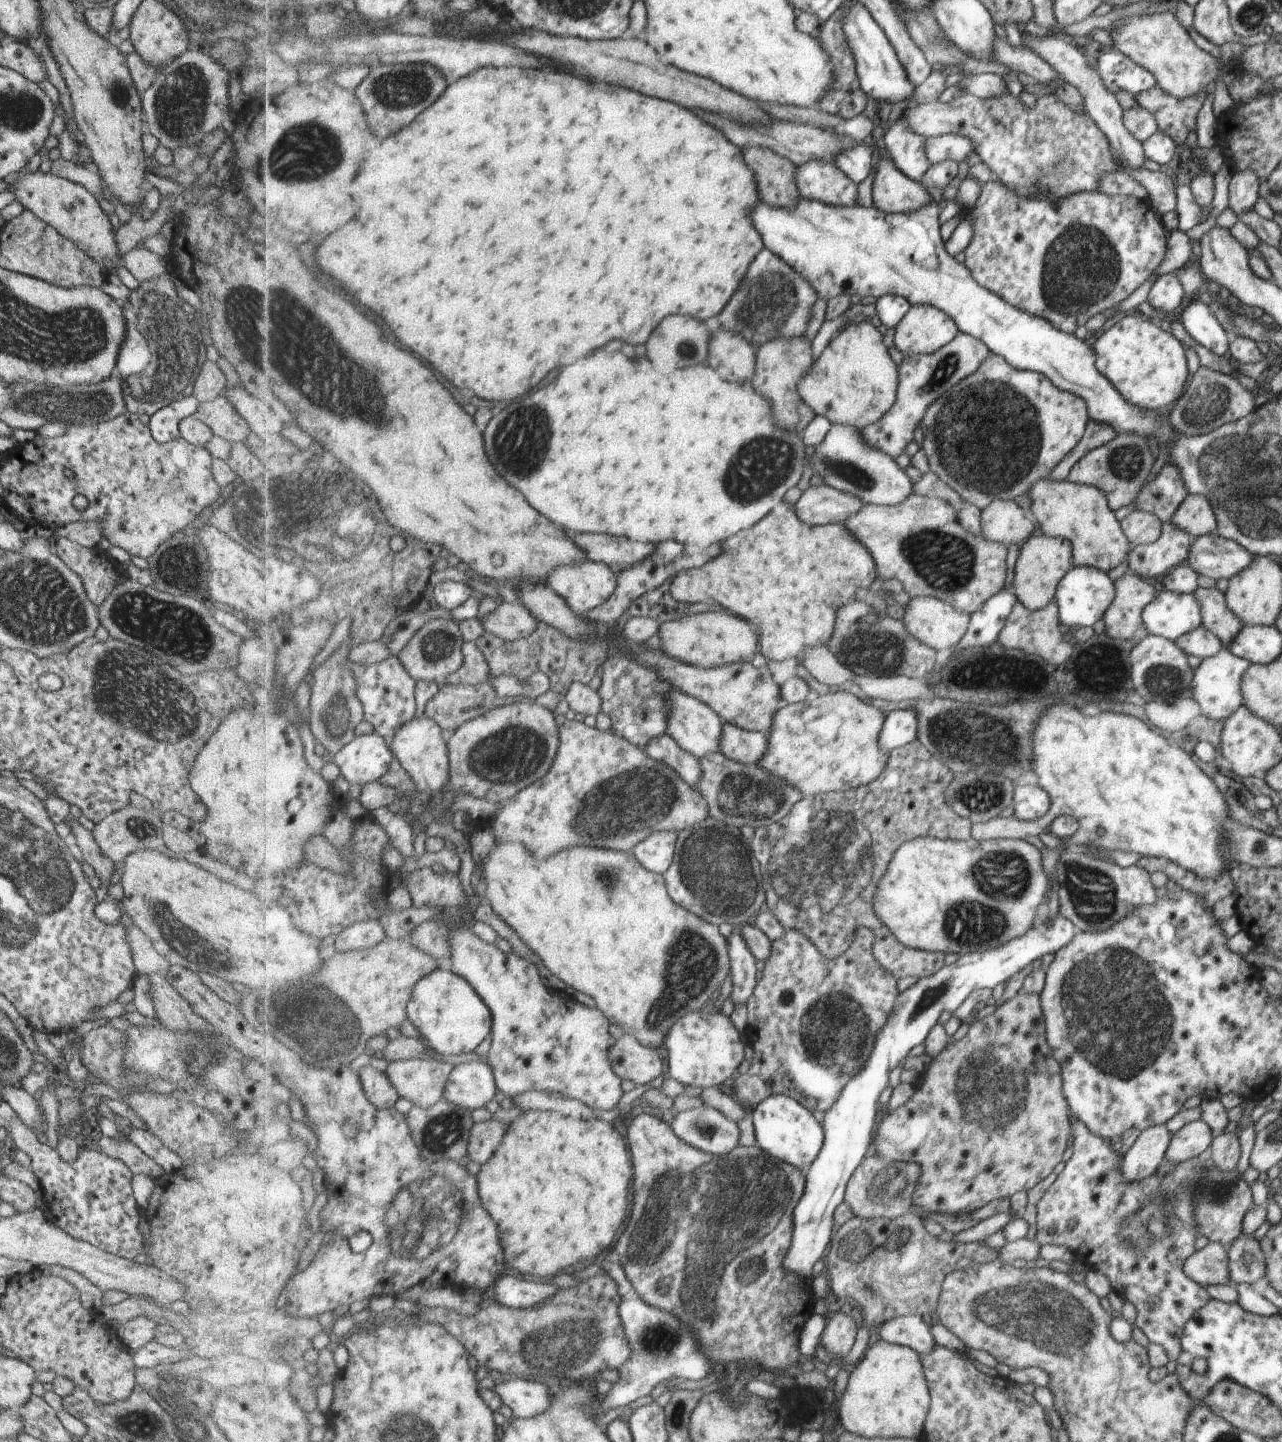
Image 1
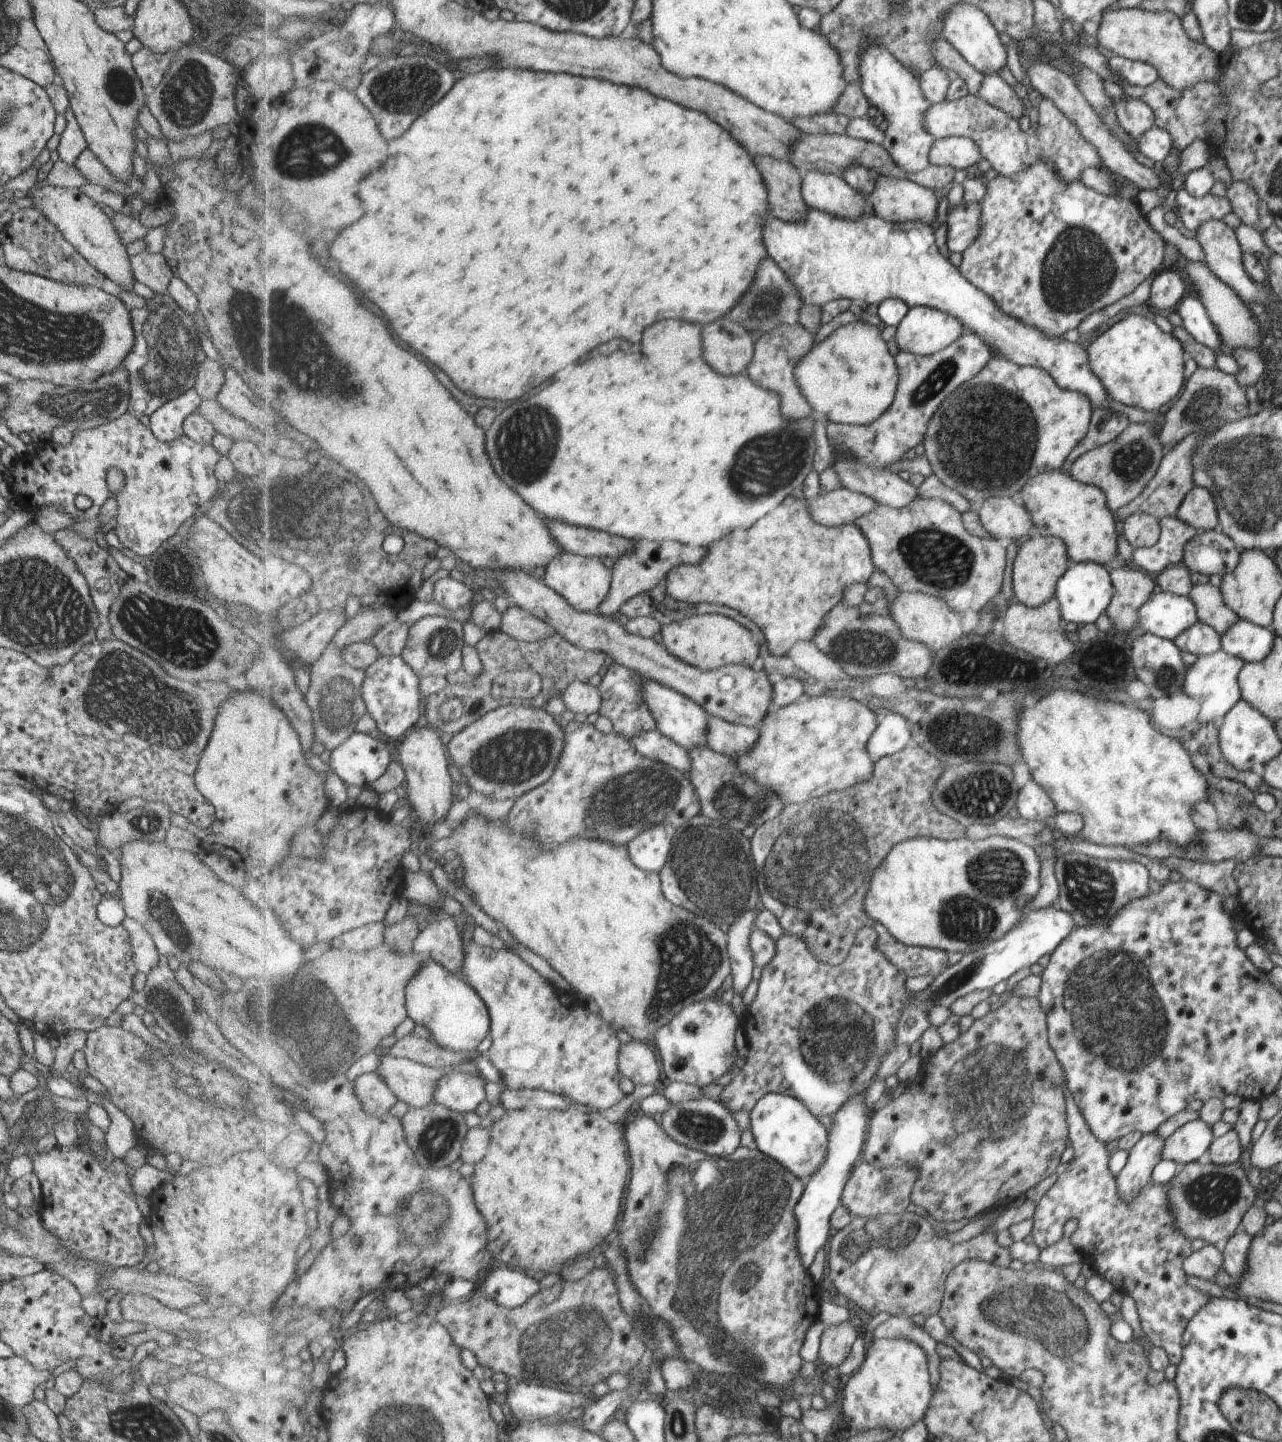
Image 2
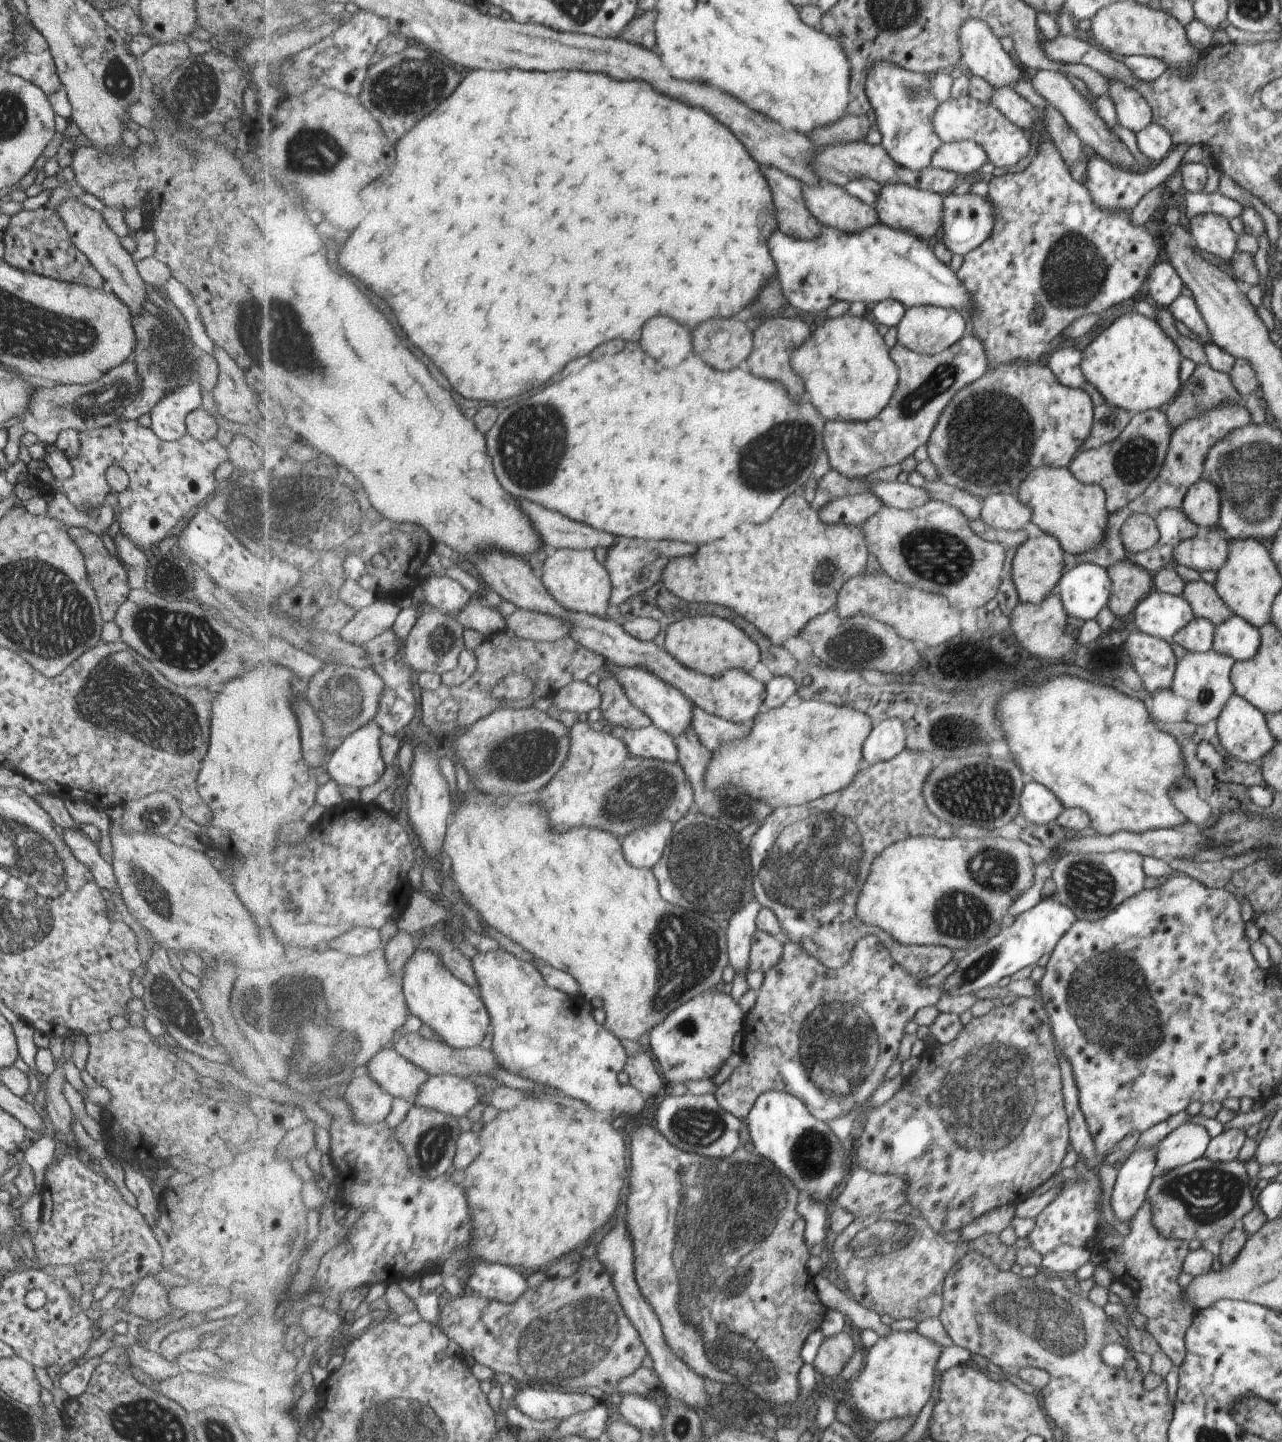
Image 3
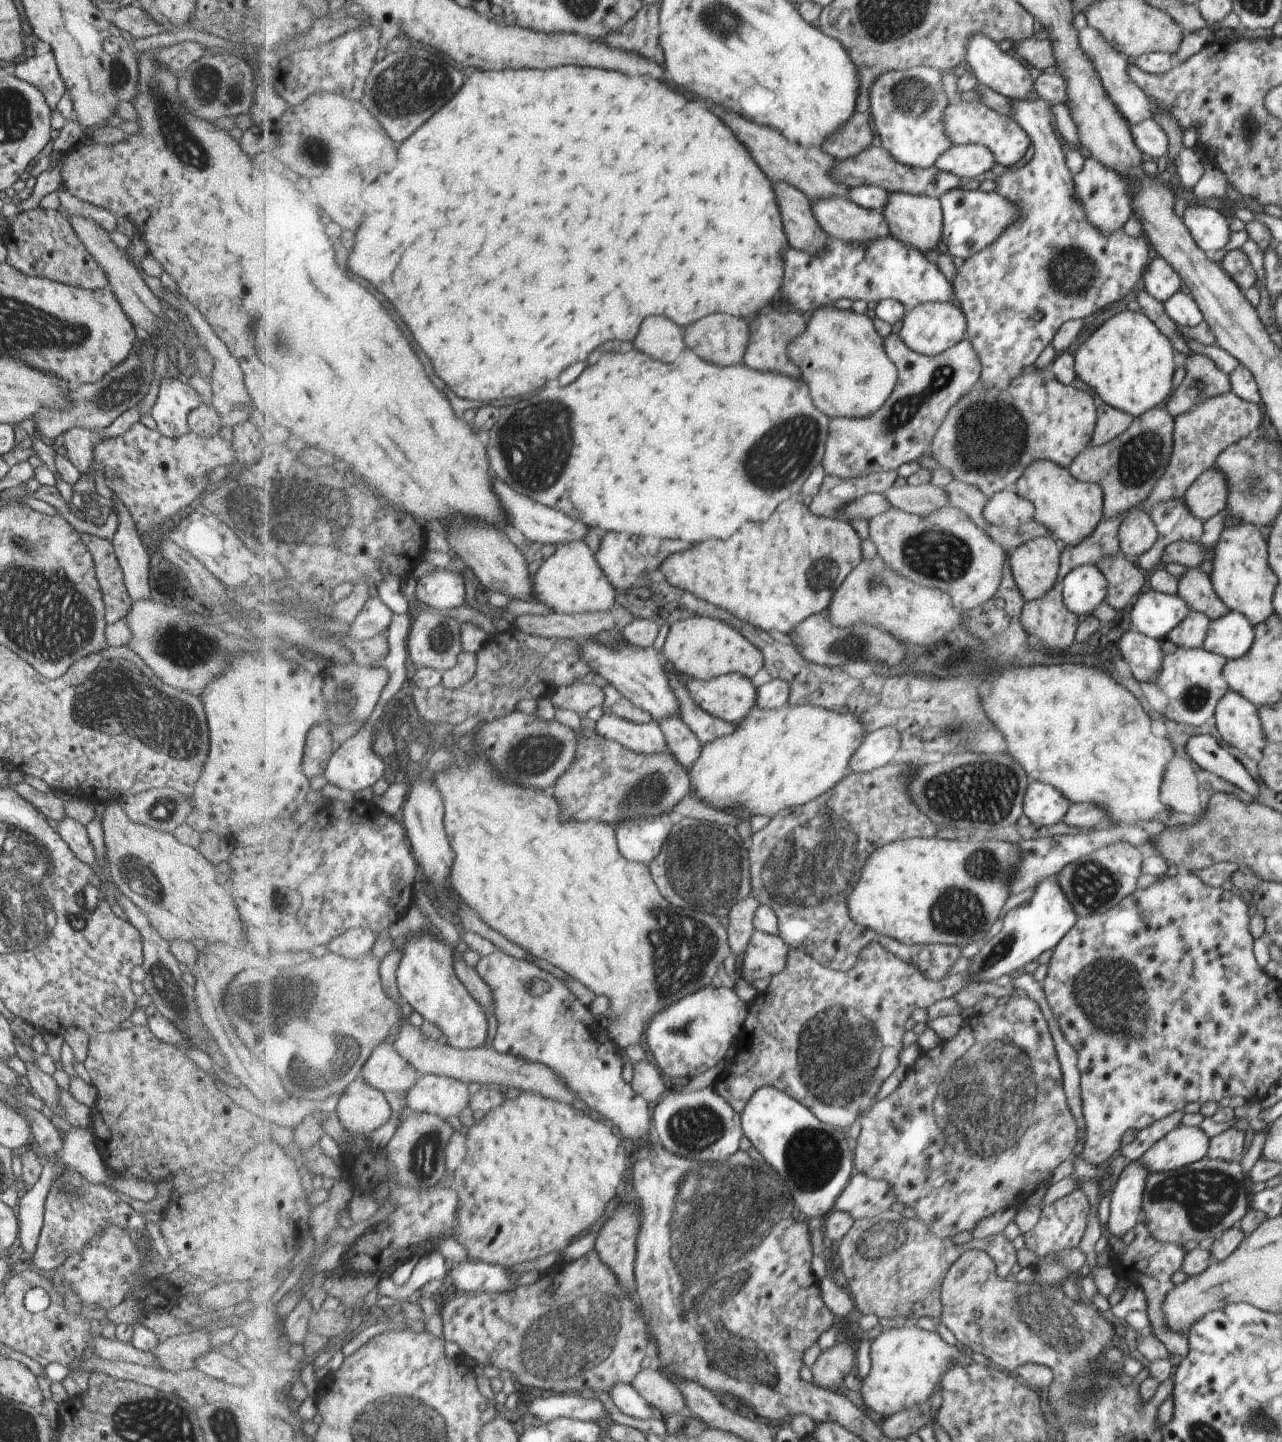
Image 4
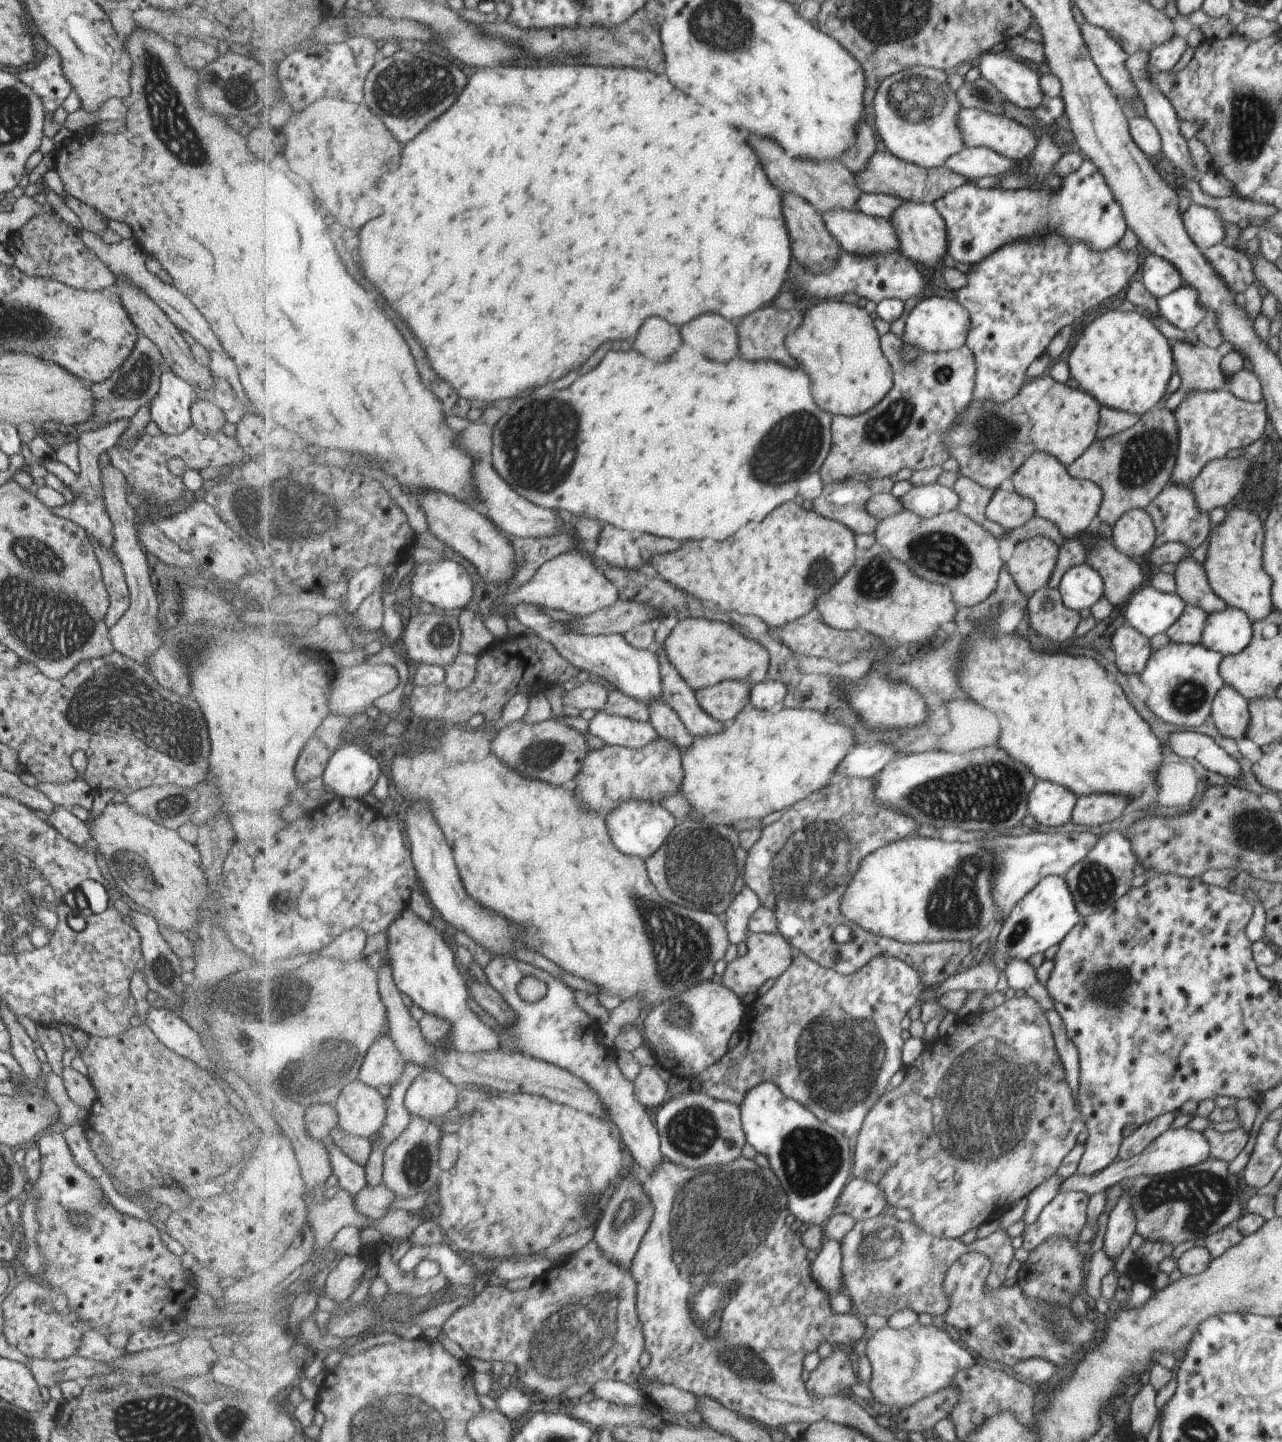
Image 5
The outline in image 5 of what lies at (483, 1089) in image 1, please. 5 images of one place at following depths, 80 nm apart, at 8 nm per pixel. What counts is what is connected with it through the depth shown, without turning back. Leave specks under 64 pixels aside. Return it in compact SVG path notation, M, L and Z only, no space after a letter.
M430 1070L419 1075L407 1091L405 1104L413 1117L430 1119L458 1108L459 1088L443 1073Z

